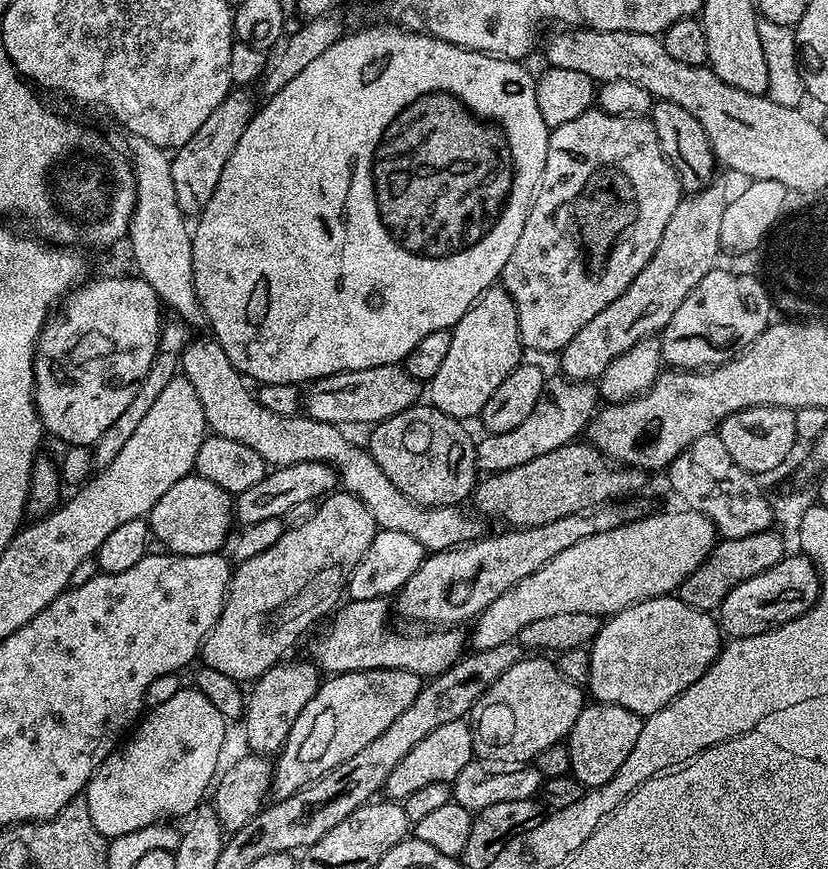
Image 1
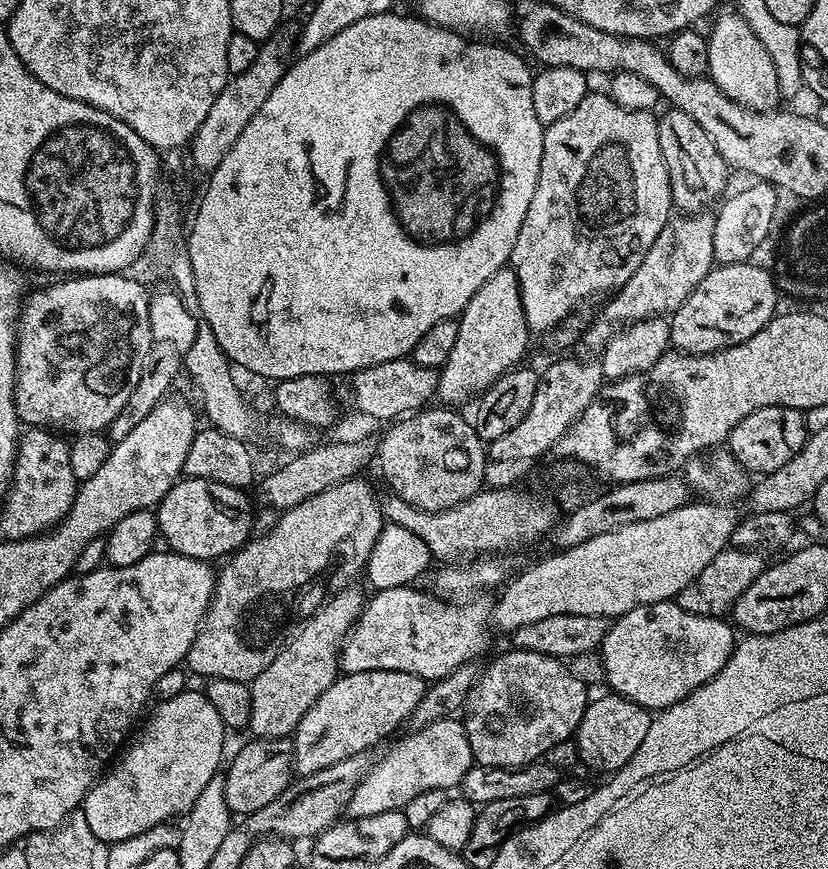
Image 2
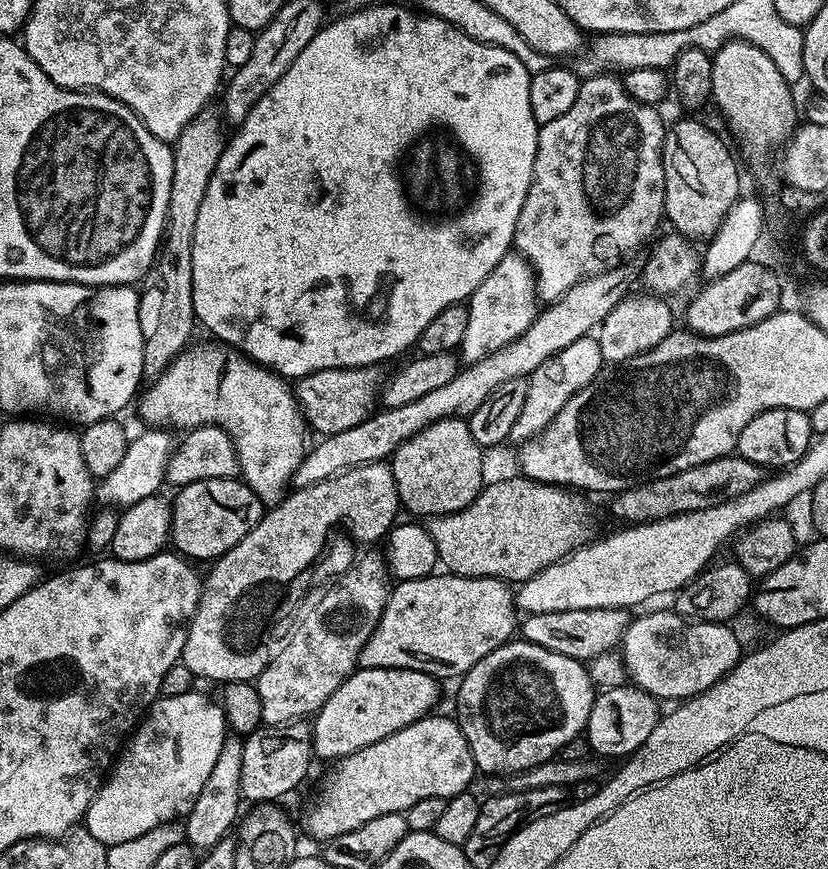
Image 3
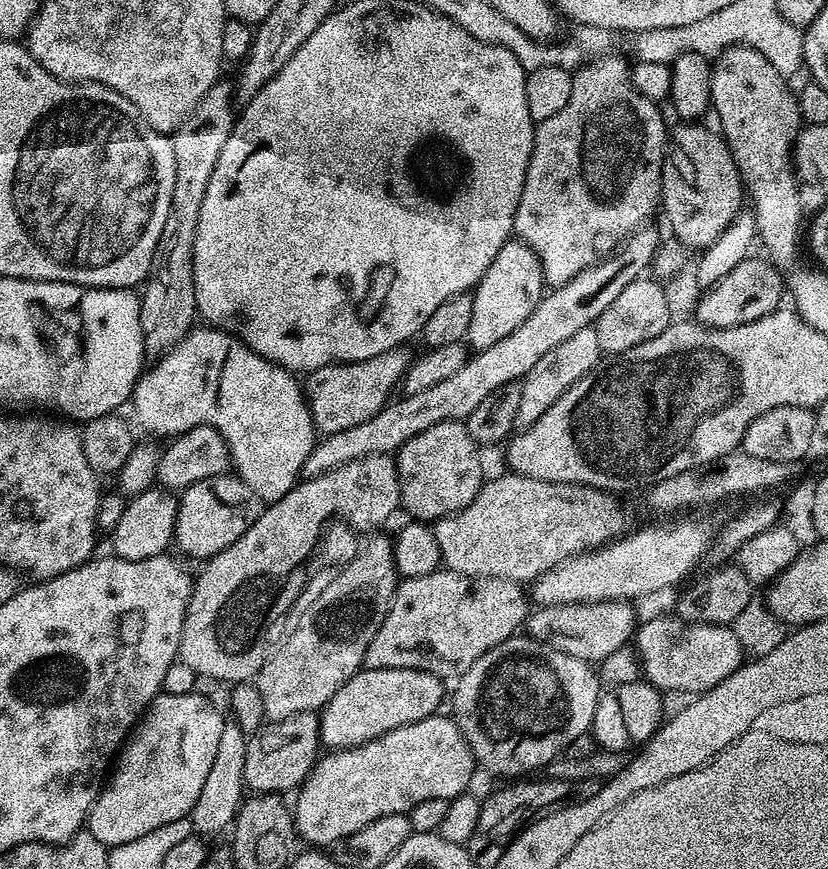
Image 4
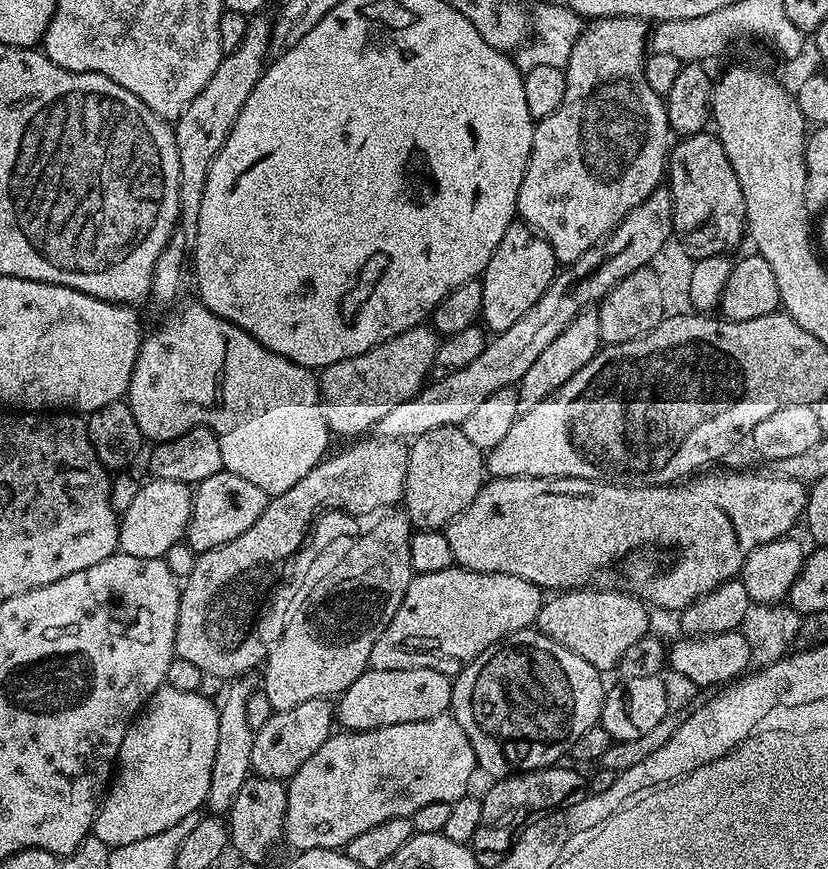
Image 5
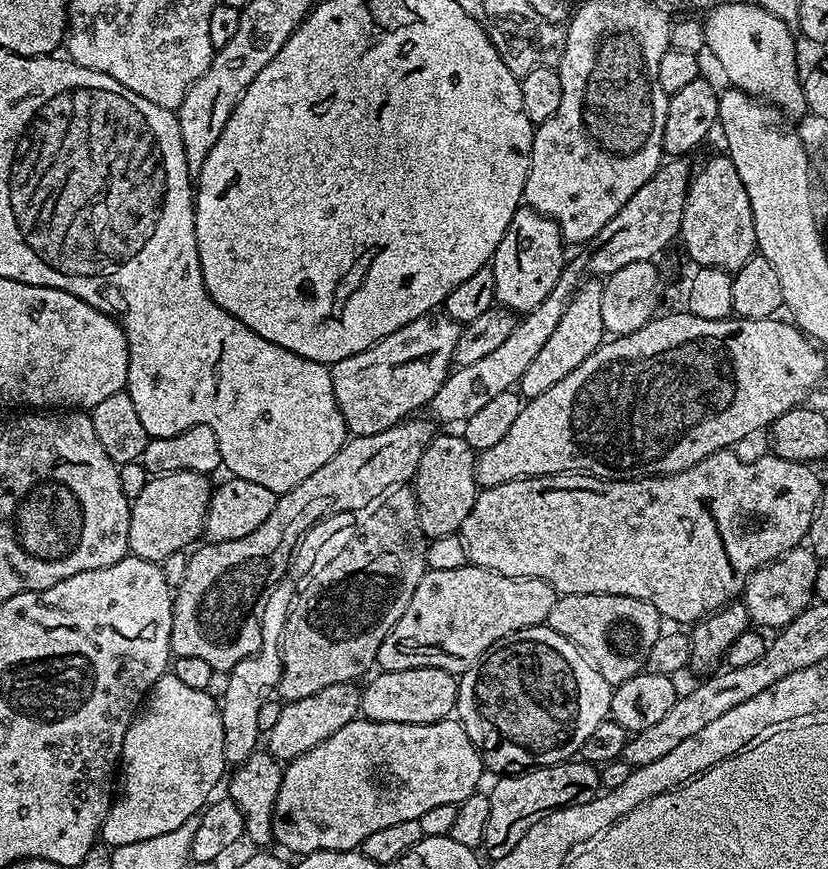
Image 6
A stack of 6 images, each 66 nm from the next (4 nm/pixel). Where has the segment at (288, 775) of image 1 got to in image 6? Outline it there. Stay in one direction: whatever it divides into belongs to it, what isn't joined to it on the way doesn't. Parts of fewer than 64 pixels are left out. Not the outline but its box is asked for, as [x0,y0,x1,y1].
[360,668,458,724]

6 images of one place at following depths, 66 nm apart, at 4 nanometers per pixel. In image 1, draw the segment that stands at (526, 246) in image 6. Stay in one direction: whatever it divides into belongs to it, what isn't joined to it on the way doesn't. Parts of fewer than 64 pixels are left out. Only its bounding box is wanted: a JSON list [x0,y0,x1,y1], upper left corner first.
[426,286,522,422]

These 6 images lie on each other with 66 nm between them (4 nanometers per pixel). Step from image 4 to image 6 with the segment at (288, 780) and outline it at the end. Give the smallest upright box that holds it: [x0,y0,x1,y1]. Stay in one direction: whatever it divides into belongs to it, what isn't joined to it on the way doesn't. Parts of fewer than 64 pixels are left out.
[266,683,361,762]

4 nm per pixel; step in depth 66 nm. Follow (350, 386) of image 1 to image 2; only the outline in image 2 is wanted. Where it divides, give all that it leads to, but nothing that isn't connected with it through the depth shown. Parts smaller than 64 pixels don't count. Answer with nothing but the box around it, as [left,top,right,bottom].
[351,358,440,422]

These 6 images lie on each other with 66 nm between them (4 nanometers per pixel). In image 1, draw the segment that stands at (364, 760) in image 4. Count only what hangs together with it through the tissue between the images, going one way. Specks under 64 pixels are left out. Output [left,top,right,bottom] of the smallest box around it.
[383,719,474,802]

